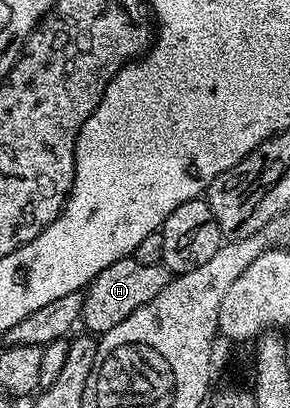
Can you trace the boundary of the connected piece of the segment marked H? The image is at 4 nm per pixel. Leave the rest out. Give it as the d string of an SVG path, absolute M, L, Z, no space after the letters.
M128 256L109 264L86 287L83 294L82 325L88 326L90 333L102 336L109 328L117 328L125 316L133 316L141 304L149 304L161 288L165 288L172 280L172 273L162 264L141 264L133 256Z

